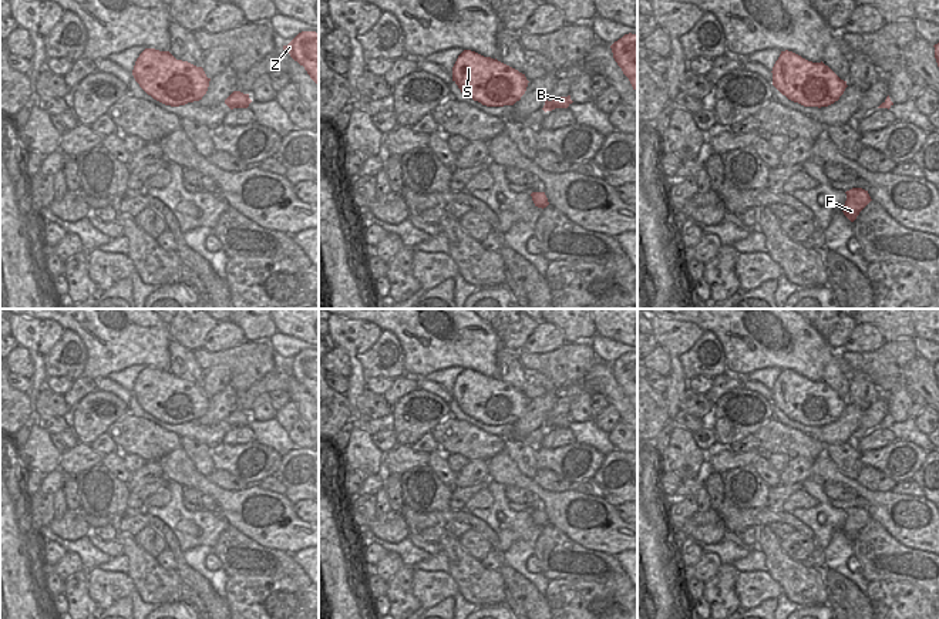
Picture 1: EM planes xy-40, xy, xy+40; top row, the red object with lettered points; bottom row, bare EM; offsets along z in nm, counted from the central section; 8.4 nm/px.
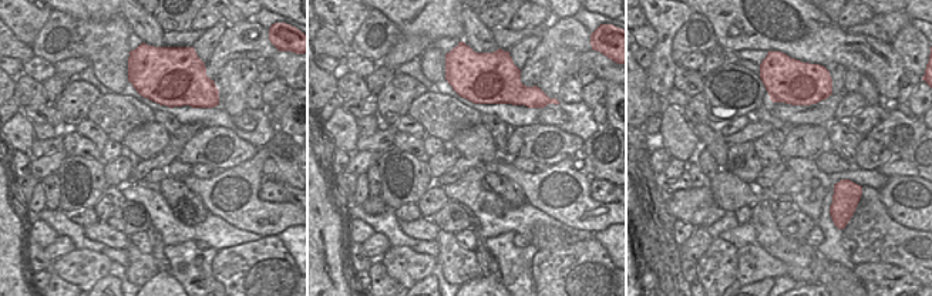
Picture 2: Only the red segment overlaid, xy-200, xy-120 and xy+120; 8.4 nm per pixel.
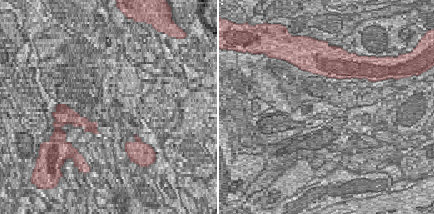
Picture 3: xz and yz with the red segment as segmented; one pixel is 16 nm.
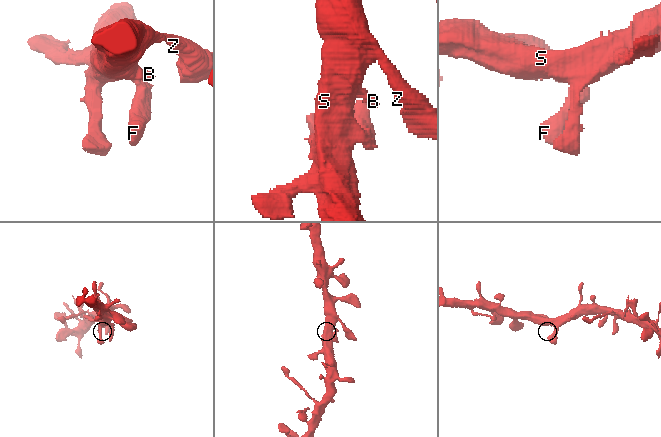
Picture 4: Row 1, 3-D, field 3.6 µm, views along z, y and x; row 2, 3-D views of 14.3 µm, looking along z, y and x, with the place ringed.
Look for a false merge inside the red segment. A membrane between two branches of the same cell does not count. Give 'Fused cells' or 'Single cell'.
Single cell.

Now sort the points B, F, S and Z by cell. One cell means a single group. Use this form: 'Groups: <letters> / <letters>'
Groups: B F S Z

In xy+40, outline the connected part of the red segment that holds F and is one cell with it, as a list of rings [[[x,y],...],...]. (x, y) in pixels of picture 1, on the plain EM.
[[[852,507],[845,511],[847,519],[844,524],[844,534],[854,541],[859,531],[872,519],[868,509],[862,507]]]

